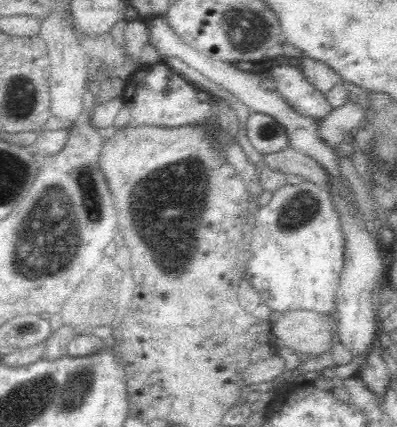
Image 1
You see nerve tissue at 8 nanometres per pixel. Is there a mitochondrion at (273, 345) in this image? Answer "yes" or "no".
no

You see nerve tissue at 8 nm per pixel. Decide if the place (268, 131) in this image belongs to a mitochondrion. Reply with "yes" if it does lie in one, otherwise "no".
yes

